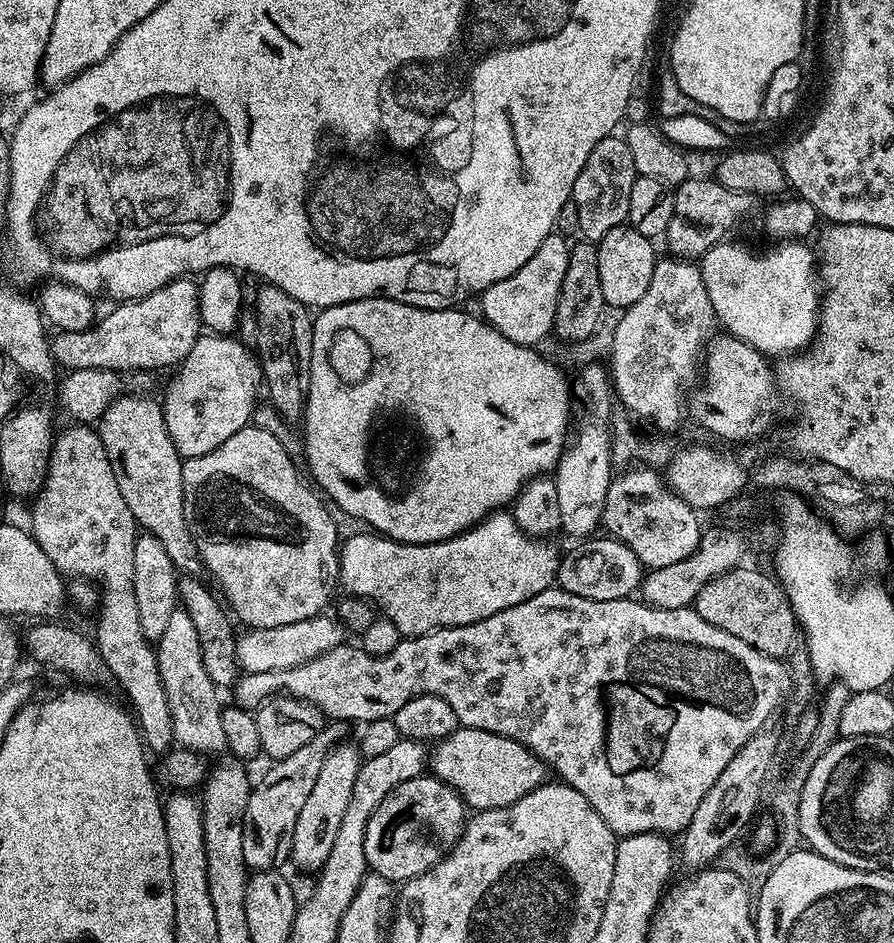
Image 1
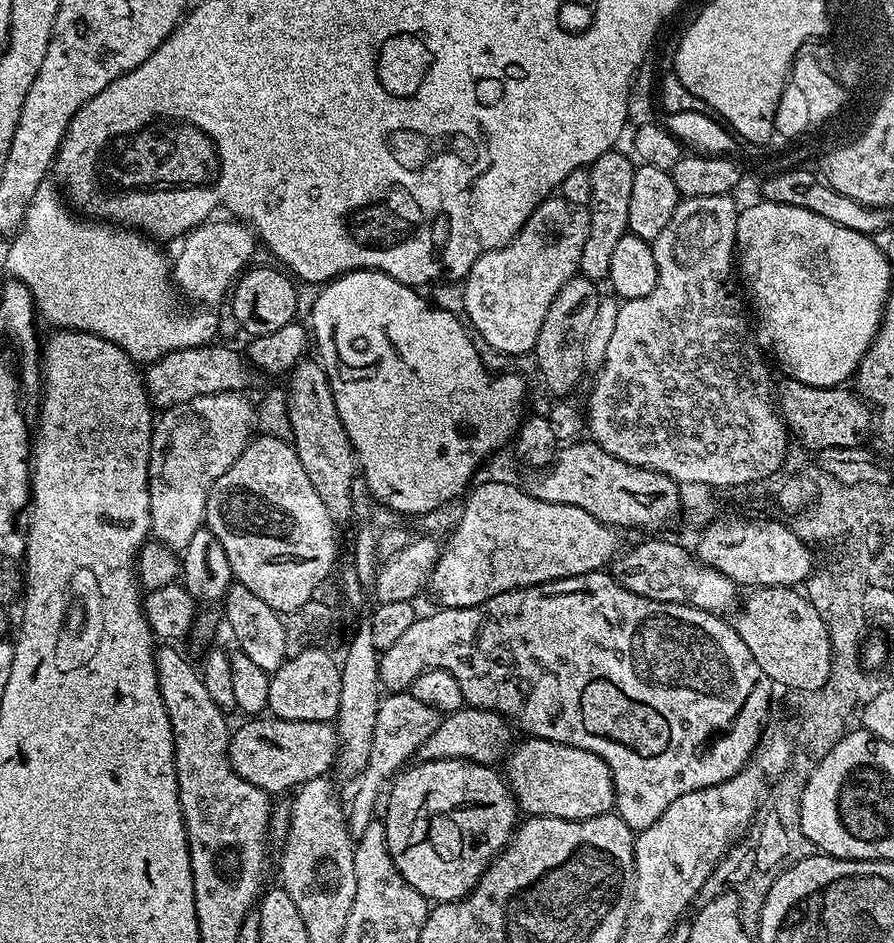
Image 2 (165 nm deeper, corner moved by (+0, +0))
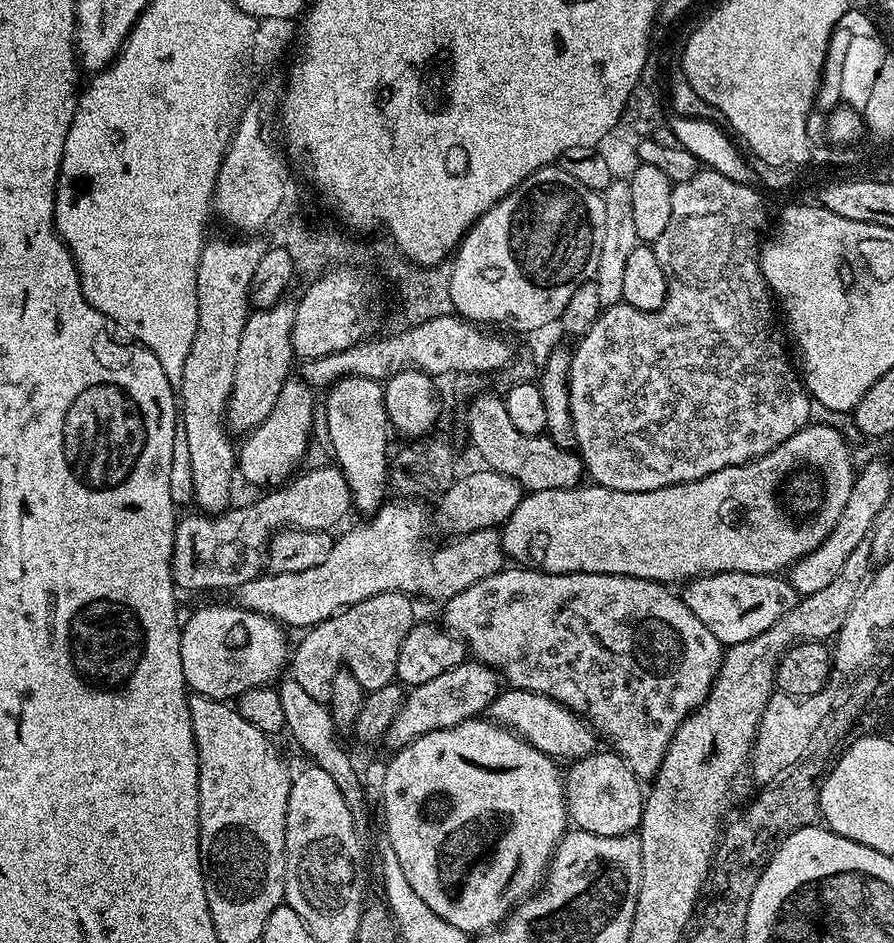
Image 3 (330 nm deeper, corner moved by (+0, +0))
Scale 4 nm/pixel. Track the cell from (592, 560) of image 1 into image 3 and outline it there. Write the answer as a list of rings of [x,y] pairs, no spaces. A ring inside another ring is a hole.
[[[718,572],[696,576],[679,589],[678,595],[684,605],[692,611],[694,618],[718,638],[722,646],[750,642],[750,638],[758,638],[762,630],[770,630],[786,610],[793,608],[798,594],[794,590],[791,579],[780,574],[763,572]]]

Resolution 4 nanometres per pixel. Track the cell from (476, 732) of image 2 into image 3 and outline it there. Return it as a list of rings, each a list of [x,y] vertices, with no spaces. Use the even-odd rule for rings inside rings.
[[[505,687],[489,705],[487,715],[493,724],[501,724],[516,735],[521,736],[534,750],[542,750],[542,754],[555,758],[560,762],[571,762],[597,751],[597,733],[592,731],[583,716],[567,708],[564,704],[554,702],[546,694],[534,694],[530,690]]]

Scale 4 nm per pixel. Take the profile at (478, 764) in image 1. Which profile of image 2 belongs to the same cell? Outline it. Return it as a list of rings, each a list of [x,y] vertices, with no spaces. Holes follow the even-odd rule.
[[[524,738],[518,744],[503,761],[502,772],[521,813],[585,820],[606,816],[613,811],[616,788],[612,785],[610,770],[596,754],[590,754],[590,750],[578,750],[574,746],[535,738]]]

